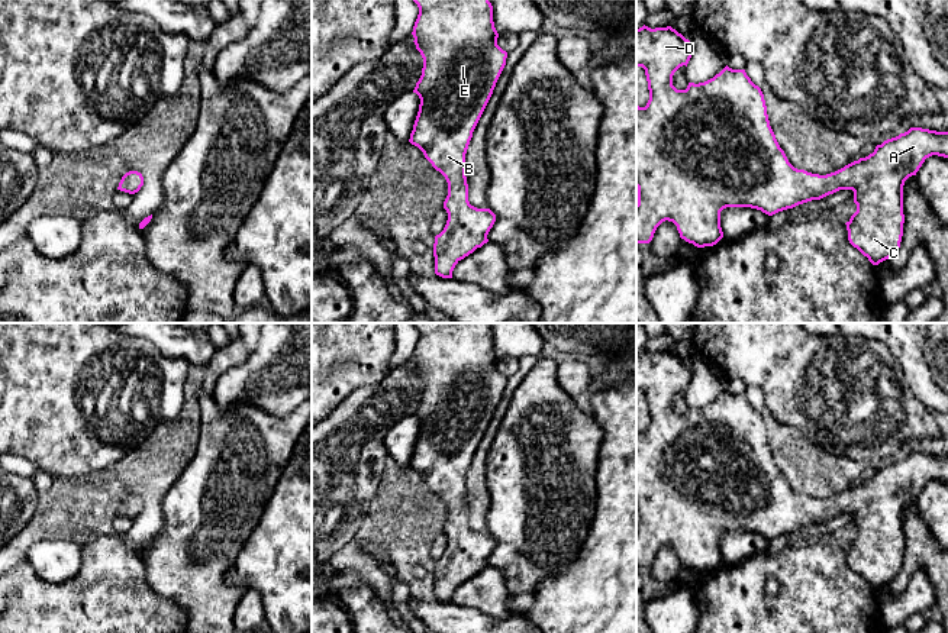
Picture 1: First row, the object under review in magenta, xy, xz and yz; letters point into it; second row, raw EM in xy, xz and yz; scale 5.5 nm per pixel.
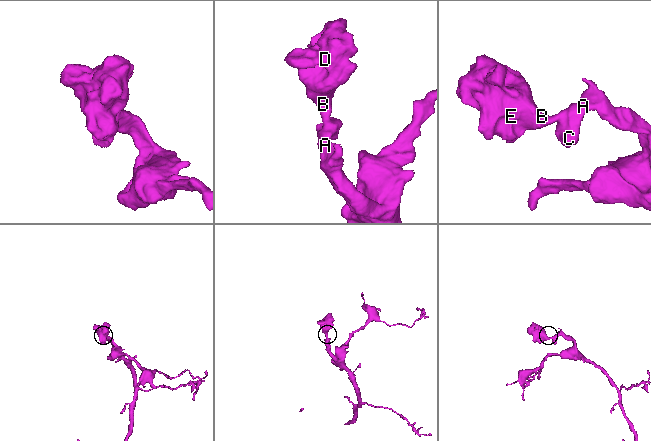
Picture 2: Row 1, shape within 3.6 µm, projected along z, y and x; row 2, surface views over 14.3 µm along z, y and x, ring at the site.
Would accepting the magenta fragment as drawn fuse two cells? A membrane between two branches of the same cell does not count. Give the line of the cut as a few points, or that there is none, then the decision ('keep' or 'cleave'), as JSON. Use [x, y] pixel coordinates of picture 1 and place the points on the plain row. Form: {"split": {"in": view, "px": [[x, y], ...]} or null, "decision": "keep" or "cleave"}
{"split": null, "decision": "keep"}

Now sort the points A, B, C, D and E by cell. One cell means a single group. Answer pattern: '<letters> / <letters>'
A B C D E

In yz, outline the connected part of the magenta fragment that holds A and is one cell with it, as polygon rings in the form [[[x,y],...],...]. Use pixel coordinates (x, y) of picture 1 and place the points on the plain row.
[[[671,351],[636,353],[636,391],[645,394],[649,424],[645,432],[636,429],[636,568],[649,568],[657,552],[668,545],[677,550],[680,562],[697,572],[713,571],[722,562],[720,536],[726,532],[751,532],[773,540],[799,529],[820,524],[839,514],[852,514],[857,536],[845,548],[849,568],[873,590],[891,582],[903,561],[903,510],[916,500],[926,482],[948,482],[948,456],[910,452],[907,456],[877,469],[874,477],[844,492],[826,498],[812,498],[794,492],[780,472],[770,450],[764,419],[745,394],[728,390],[704,407],[689,407],[686,414],[673,410],[674,397],[689,388],[691,368]]]

